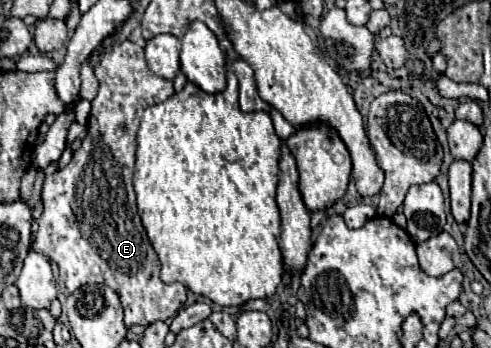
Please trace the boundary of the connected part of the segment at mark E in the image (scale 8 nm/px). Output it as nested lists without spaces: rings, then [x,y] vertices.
[[[130,40],[114,44],[104,50],[94,64],[94,76],[98,78],[98,94],[92,100],[92,112],[88,118],[88,136],[82,146],[74,150],[68,166],[48,174],[42,186],[42,216],[36,220],[38,232],[34,234],[32,250],[42,254],[46,260],[58,264],[62,294],[72,294],[84,284],[104,284],[110,286],[118,296],[124,308],[124,324],[148,326],[154,320],[172,318],[186,302],[186,288],[180,282],[164,284],[160,280],[160,260],[144,232],[140,216],[136,212],[136,194],[132,188],[132,172],[136,160],[136,130],[138,122],[148,106],[160,104],[174,94],[170,80],[152,74],[144,60],[144,50]]]

